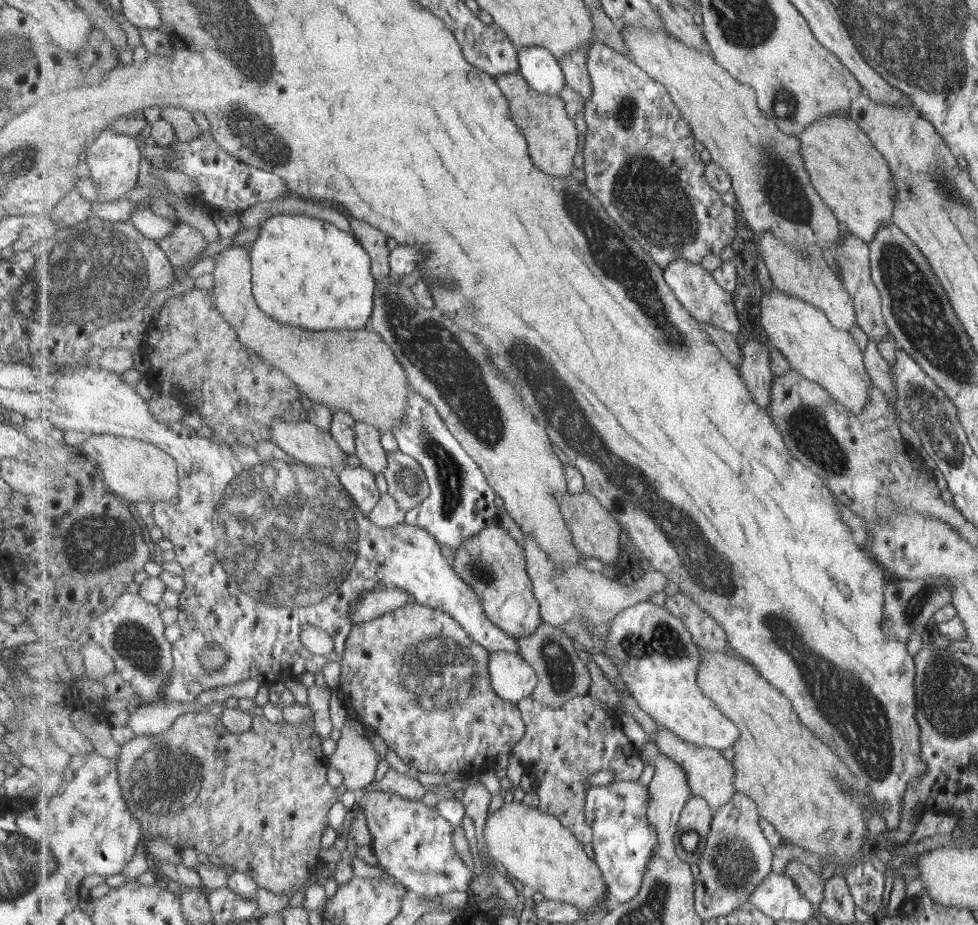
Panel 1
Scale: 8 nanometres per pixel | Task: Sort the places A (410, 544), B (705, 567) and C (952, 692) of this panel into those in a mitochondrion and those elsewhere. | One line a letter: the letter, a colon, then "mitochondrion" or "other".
A: other
B: mitochondrion
C: mitochondrion

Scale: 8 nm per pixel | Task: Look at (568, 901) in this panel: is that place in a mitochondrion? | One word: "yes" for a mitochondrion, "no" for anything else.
no

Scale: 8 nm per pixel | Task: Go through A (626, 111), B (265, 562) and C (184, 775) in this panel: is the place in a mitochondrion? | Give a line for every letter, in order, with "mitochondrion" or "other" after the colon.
A: mitochondrion
B: mitochondrion
C: mitochondrion

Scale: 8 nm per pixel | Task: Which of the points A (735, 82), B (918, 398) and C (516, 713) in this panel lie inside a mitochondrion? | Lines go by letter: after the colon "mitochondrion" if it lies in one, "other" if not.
A: other
B: mitochondrion
C: other

